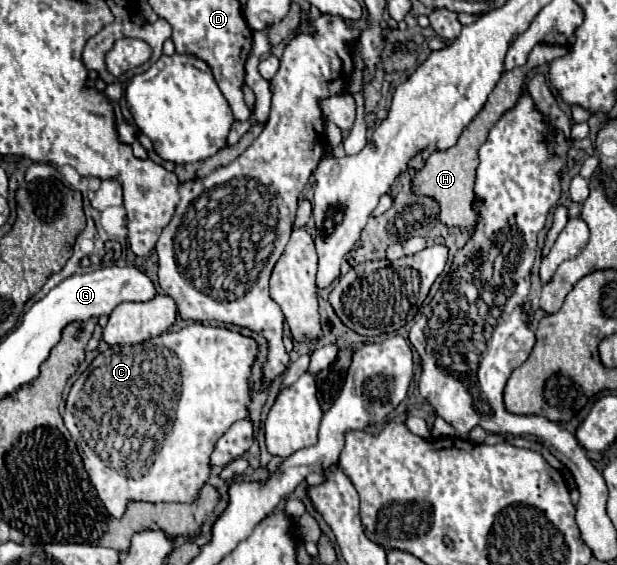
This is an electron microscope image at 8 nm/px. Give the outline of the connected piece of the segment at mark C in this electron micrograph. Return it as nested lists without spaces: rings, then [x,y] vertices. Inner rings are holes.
[[[200,322],[188,324],[186,328],[178,330],[178,332],[168,332],[162,334],[154,340],[136,344],[136,346],[120,346],[120,348],[108,348],[106,352],[100,352],[92,364],[80,374],[80,378],[74,382],[68,400],[66,400],[66,410],[64,410],[64,424],[72,436],[72,440],[76,440],[76,448],[78,454],[82,456],[84,468],[88,472],[88,478],[92,482],[92,486],[98,492],[98,498],[102,500],[102,504],[106,506],[106,510],[114,516],[114,518],[122,518],[126,512],[124,508],[128,506],[128,502],[194,502],[198,500],[200,488],[206,484],[212,466],[210,466],[210,454],[218,442],[220,436],[224,436],[228,432],[228,428],[236,422],[236,420],[244,420],[248,416],[248,404],[252,402],[252,388],[250,388],[250,376],[252,376],[252,366],[256,362],[258,356],[258,342],[250,336],[242,336],[240,332],[228,330],[228,328],[220,328],[220,326],[204,326]],[[152,438],[154,446],[150,448],[144,446],[144,442]]]

